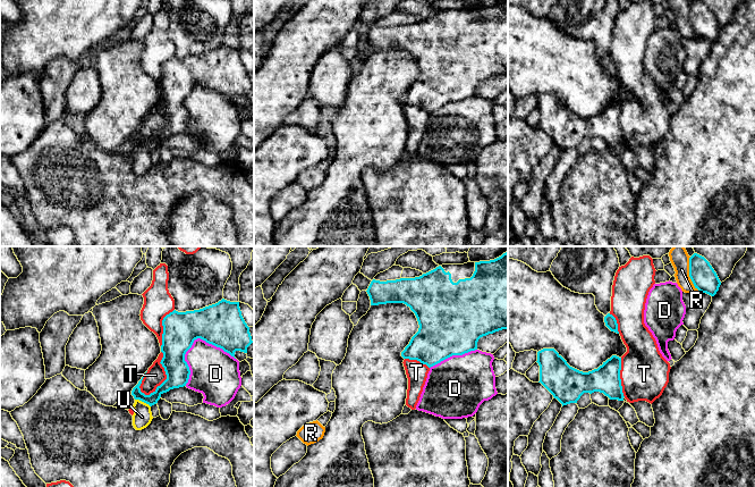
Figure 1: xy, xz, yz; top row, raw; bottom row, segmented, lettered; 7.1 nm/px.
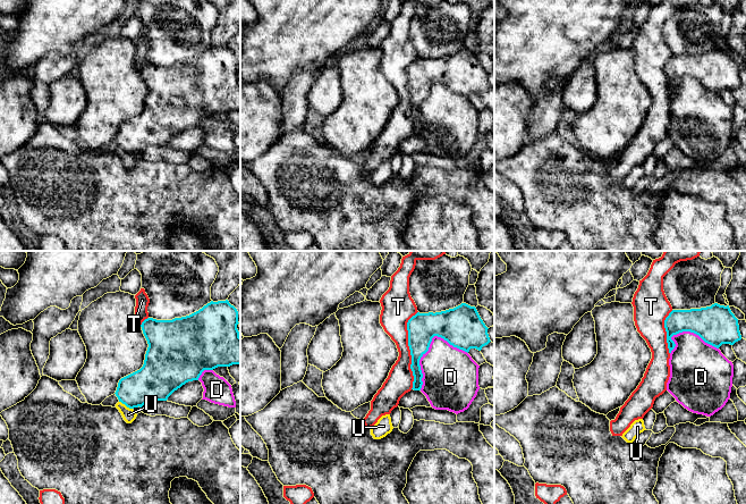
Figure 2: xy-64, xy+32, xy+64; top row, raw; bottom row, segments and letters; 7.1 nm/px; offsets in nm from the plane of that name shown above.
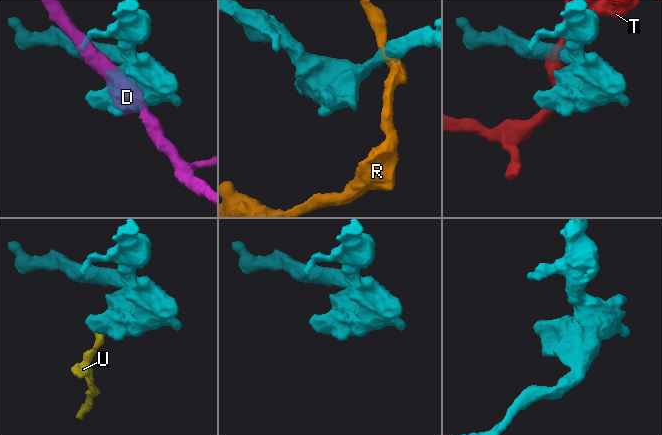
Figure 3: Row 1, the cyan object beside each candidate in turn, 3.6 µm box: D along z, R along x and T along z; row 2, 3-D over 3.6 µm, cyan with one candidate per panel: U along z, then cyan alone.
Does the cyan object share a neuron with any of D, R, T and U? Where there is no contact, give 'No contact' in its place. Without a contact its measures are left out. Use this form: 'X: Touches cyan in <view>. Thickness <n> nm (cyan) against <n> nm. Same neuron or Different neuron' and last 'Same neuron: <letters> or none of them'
D: Touches cyan in xy. Thickness 300 nm (cyan) against 320 nm. Different neuron
R: Touches cyan in yz. Thickness 180 nm (cyan) against 120 nm. Different neuron
T: Touches cyan in xy. Thickness 200 nm (cyan) against 140 nm. Different neuron
U: Touches cyan in xy. Thickness 100 nm (cyan) against 140 nm. Different neuron
Same neuron: none of them

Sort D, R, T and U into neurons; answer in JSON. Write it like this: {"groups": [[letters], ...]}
{"groups": [["D"], ["R"], ["T"], ["U"]]}

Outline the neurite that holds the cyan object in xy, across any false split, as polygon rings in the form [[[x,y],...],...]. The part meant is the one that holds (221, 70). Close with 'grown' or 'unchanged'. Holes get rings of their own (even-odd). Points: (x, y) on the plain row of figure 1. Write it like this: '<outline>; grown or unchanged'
[[[224,44],[200,56],[186,58],[173,56],[163,64],[162,72],[163,103],[160,109],[164,114],[167,125],[153,138],[145,141],[139,134],[145,118],[132,136],[135,145],[150,152],[156,150],[163,138],[186,132],[190,116],[185,107],[185,100],[195,85],[201,84],[234,103],[236,96],[247,99],[247,93],[253,89],[239,48]]]; unchanged

